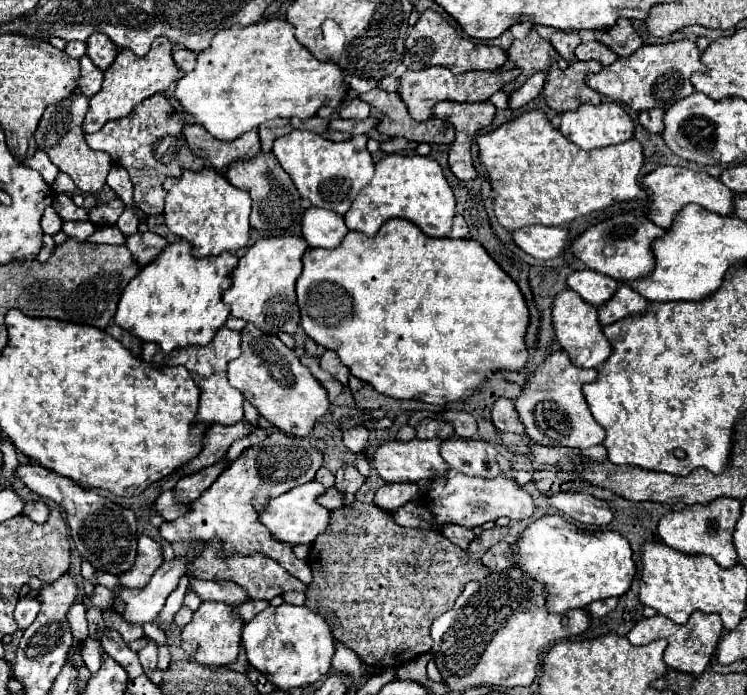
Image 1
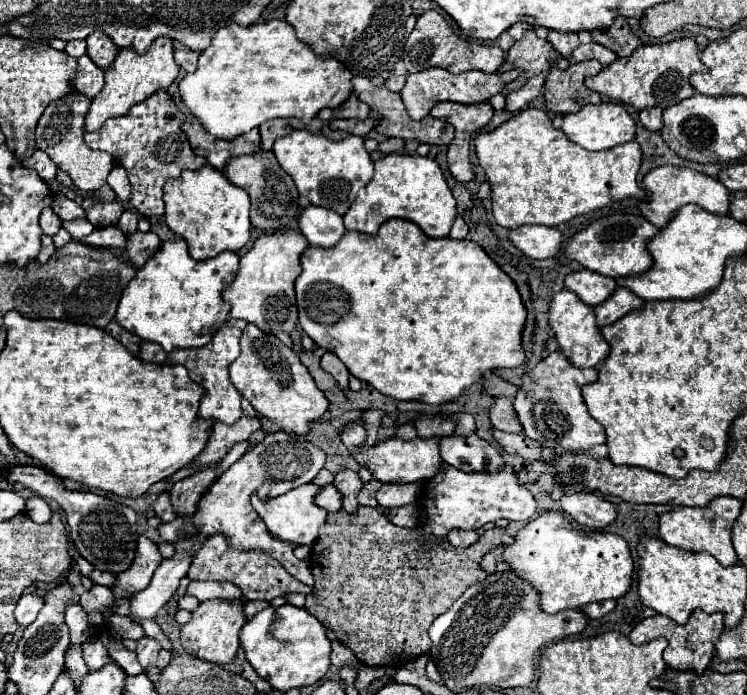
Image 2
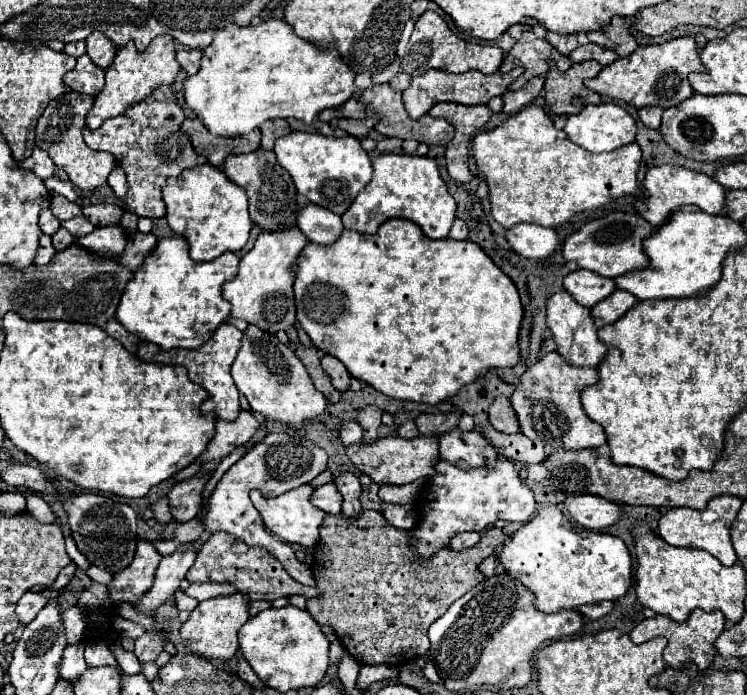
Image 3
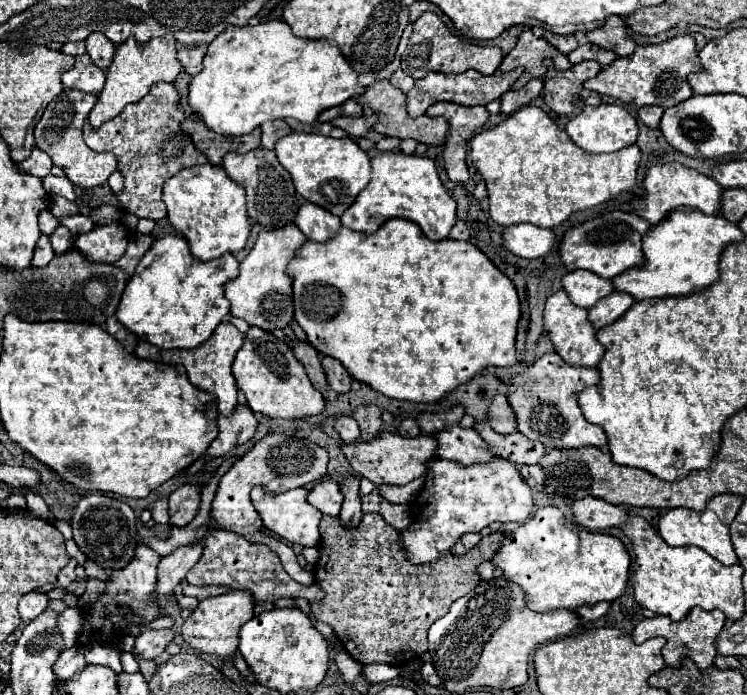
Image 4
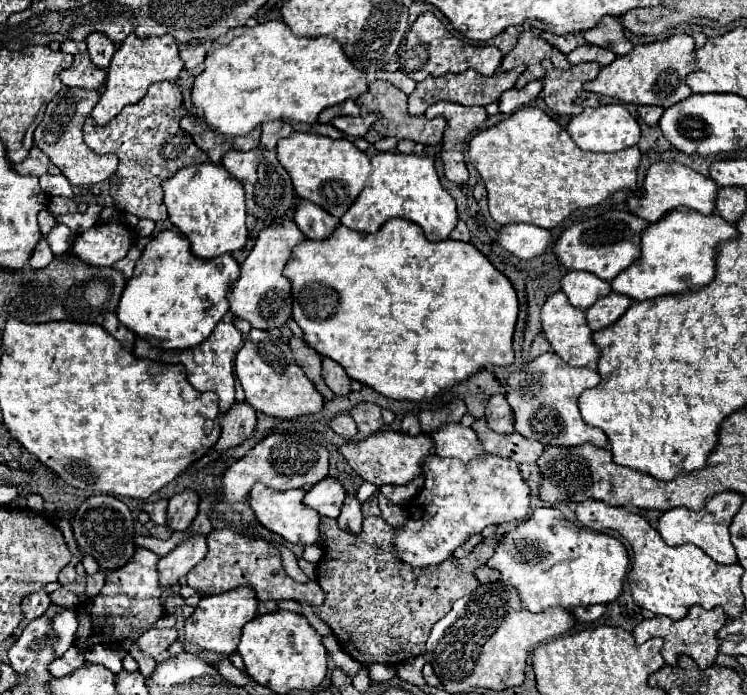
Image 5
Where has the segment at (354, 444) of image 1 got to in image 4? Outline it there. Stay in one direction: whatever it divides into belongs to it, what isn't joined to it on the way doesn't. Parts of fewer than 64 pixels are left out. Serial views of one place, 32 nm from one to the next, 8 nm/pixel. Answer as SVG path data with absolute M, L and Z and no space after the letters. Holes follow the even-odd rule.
M340 416L340 418L336 418L334 430L340 434L340 438L342 438L346 444L356 442L358 436L360 436L360 428L358 428L356 420L350 418L350 416Z

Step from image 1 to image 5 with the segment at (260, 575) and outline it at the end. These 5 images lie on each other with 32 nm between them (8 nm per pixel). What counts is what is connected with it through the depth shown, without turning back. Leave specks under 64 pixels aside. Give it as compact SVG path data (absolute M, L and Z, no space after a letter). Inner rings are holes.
M212 530L208 534L208 554L206 558L196 564L188 572L188 586L200 590L206 596L216 596L222 592L228 592L236 586L250 586L256 590L258 600L296 600L296 602L306 602L312 608L322 606L324 602L324 592L316 582L294 582L282 568L282 558L280 550L274 548L272 544L256 538L242 536L232 530Z

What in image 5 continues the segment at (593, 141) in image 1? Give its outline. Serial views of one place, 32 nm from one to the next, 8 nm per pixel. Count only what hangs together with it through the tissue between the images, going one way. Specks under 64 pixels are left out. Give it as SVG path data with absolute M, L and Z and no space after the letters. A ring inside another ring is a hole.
M606 104L598 108L584 108L582 114L570 120L566 128L572 136L572 140L582 148L590 152L618 152L630 146L638 144L640 138L640 124L636 118L622 106L622 104Z

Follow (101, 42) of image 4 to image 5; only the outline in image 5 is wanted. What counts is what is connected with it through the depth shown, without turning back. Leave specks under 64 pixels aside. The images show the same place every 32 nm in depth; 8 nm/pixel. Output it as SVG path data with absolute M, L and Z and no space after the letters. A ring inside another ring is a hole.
M92 32L92 34L86 38L86 44L88 44L88 54L90 54L92 62L94 62L98 68L106 70L106 68L110 66L110 60L112 60L114 52L116 52L114 42L112 42L106 34L102 34L102 32Z

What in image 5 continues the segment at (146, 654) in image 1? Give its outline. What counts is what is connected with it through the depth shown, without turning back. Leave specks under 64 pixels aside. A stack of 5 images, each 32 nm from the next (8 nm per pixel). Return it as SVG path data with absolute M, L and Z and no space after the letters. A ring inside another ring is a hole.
M150 628L148 632L144 632L138 638L136 644L140 646L142 652L146 652L148 656L154 656L154 654L164 652L176 638L178 638L178 630L176 628L164 628L164 630Z

